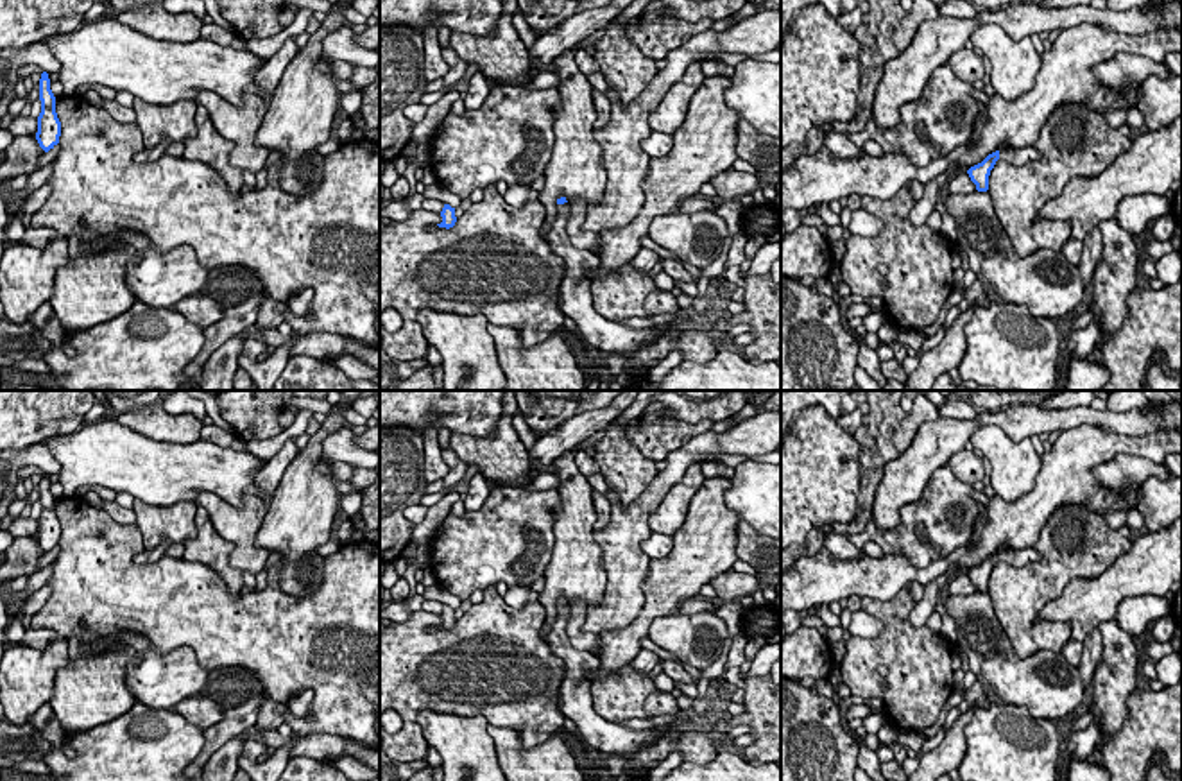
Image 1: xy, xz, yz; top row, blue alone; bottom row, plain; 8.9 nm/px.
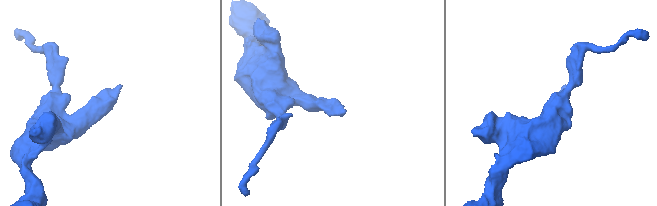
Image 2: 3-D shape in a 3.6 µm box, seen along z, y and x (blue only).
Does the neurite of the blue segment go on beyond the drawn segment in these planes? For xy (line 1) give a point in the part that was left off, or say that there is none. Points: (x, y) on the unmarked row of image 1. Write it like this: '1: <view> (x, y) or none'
1: none

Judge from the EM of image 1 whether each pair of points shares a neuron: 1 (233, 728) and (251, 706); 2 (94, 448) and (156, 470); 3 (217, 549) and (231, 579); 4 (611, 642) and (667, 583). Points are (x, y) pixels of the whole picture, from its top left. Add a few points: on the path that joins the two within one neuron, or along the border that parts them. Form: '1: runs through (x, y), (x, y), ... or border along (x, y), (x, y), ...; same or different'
1: runs through (237, 722), (248, 712); same
2: runs through (110, 455), (140, 466); same
3: runs through (217, 556), (226, 572); same
4: runs through (629, 635), (659, 600); same

